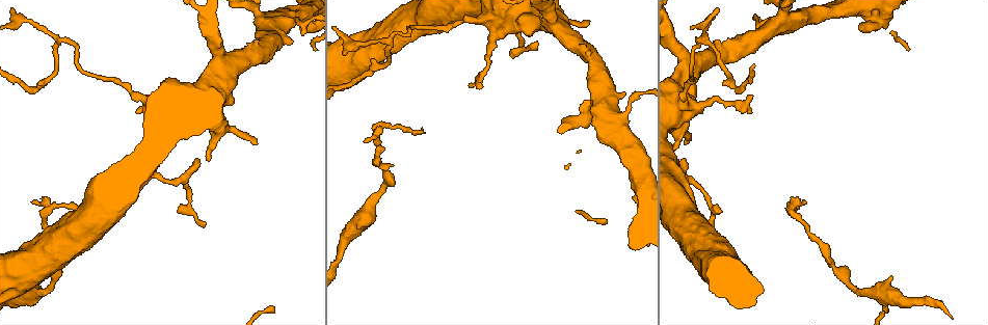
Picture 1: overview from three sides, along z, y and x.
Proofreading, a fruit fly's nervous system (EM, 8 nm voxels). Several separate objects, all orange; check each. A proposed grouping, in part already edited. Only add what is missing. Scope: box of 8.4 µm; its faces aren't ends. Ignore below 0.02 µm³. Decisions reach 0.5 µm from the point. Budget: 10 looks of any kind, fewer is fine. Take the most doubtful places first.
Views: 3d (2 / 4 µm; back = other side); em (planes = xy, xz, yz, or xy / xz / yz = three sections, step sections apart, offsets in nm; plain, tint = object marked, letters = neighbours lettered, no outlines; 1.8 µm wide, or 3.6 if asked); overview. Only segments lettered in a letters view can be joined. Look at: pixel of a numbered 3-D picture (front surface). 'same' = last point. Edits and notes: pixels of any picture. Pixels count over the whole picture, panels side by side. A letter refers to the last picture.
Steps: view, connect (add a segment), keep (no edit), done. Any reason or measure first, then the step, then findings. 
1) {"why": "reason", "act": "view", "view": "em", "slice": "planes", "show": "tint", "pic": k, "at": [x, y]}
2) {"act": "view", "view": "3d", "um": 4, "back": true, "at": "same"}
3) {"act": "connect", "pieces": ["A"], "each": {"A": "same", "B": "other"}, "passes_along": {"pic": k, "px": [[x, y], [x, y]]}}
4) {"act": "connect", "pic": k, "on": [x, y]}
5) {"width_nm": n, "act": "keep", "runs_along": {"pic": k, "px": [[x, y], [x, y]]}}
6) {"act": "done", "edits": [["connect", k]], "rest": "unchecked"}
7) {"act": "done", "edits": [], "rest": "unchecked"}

{"why": "an open end", "act": "view", "view": "3d", "um": 2, "pic": 1, "at": [796, 208]}

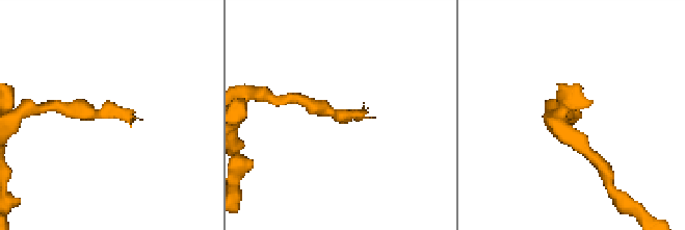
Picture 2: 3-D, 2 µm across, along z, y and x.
{"act": "view", "view": "em", "slice": "planes", "show": "letters", "pic": 2, "at": [368, 117]}

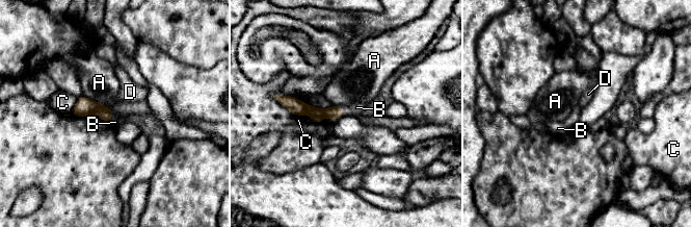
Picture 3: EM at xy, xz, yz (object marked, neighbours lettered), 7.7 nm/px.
{"longest_contact_nm": ["C", 170], "act": "keep", "each": {"A": "other", "B": "other", "C": "other", "D": "other"}, "found": "none of them fits"}

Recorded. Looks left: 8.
{"why": "calibre changes", "act": "view", "view": "em", "slice": "planes", "show": "tint", "pic": 1, "at": [631, 101]}

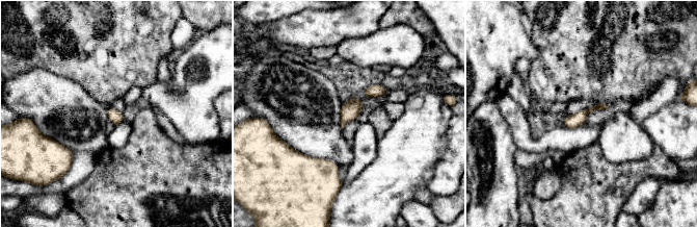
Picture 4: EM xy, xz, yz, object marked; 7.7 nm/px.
{"act": "view", "view": "em", "slice": "planes", "show": "letters", "at": "same"}

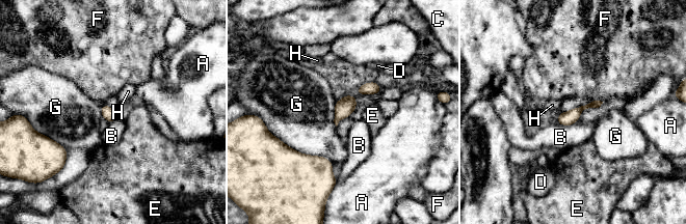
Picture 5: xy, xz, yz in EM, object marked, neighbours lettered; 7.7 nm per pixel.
{"act": "keep", "each": {"A": "other", "B": "other", "C": "other", "D": "other", "E": "other", "F": "other", "G": "other", "H": "other"}, "border": {"pic": 5, "px": [[578, 119], [570, 124], [557, 123]]}, "found": "no lettered segment goes on from it"}

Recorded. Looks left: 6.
{"why": "branch stops here", "act": "view", "view": "em", "slice": "xy", "step": 16, "show": "letters", "pic": 1, "at": [300, 30]}

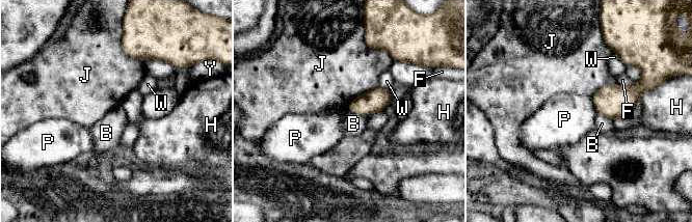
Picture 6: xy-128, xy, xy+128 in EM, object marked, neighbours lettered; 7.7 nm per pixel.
{"act": "keep", "each": {"B": "other", "F": "other", "H": "other", "J": "other", "P": "other", "W": "other", "Y": "other"}, "border": {"pic": 6, "px": [[346, 108], [365, 117]]}, "found": "no lettered segment goes on from it"}

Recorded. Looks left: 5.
{"why": "thick turns thin", "act": "view", "view": "em", "slice": "planes", "show": "tint", "pic": 1, "at": [489, 46]}

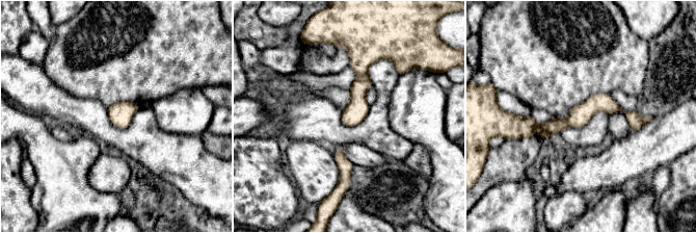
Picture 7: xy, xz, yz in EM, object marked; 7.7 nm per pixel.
{"why": "see the neighbours", "act": "view", "view": "em", "slice": "planes", "show": "letters", "at": "same"}

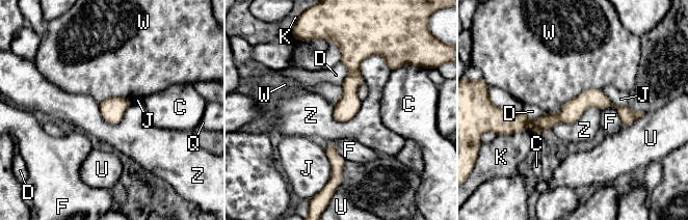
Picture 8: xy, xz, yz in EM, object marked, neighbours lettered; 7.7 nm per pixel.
{"act": "keep", "each": {"C": "other", "D": "other", "F": "other", "J": "other", "K": "other", "Q": "other", "U": "other", "W": "other", "Z": "other"}, "border": {"pic": 8, "px": [[360, 64], [381, 55], [391, 71]]}, "found": "none of them fits"}

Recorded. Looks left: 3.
{"act": "done", "edits": [], "rest": "unchecked"}

